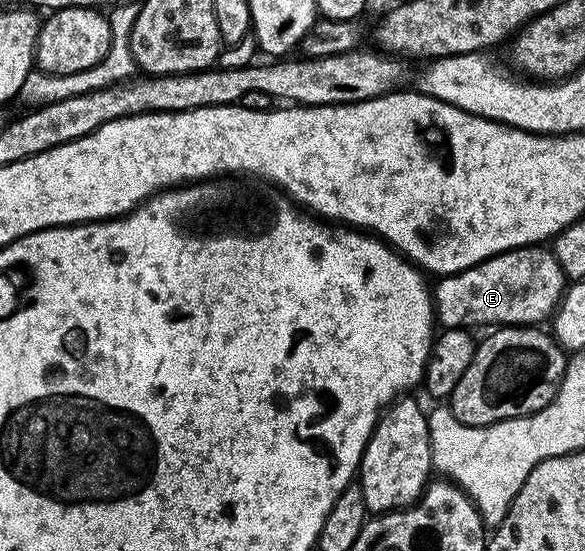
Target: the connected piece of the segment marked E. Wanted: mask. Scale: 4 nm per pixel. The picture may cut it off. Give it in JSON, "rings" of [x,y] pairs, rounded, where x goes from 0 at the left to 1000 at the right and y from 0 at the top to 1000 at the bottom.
{"rings":[[[925,443],[891,446],[884,454],[862,454],[858,461],[839,465],[832,474],[821,475],[819,481],[798,486],[791,494],[749,503],[745,512],[737,526],[740,568],[745,583],[761,595],[771,592],[855,595],[925,588],[932,575],[933,583],[959,554],[959,537],[969,525],[969,506],[962,486],[956,486],[956,472],[949,472],[944,452]]]}

